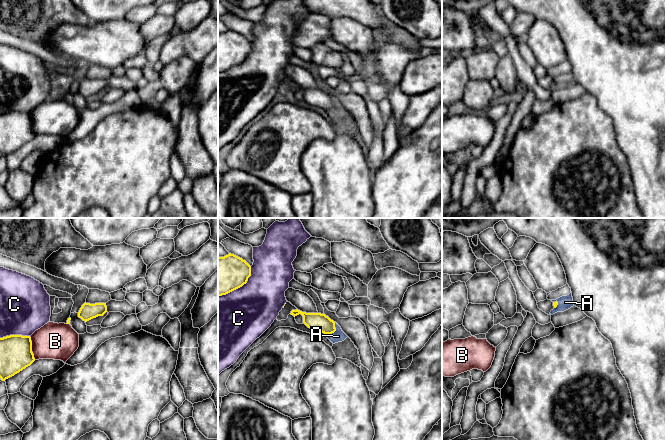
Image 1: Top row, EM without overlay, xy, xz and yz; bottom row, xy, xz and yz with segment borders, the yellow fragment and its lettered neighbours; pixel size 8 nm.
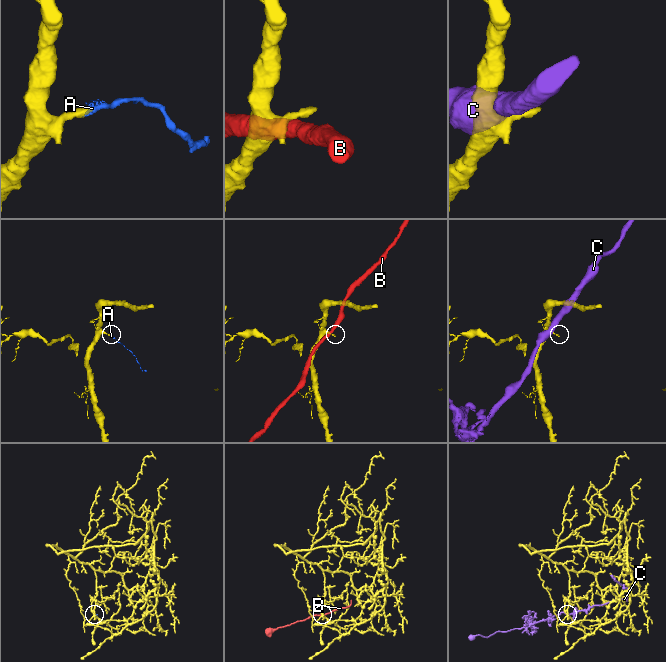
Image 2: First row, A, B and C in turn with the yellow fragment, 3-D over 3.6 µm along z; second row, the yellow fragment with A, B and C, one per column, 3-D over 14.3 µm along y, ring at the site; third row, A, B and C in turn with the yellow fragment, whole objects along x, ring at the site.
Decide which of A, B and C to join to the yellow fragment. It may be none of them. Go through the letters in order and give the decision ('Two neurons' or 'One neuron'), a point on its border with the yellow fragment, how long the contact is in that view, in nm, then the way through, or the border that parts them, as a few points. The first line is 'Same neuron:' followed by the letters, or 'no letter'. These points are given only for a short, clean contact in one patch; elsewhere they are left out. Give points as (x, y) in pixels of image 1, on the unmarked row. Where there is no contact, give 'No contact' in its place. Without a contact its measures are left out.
Same neuron: A
A: One neuron. Touches yellow at xz (334, 107). Shared border 130 nm. Path across: xz (320, 98), (334, 107), (338, 112)
B: Two neurons. Touches yellow at xy (31, 124). Shared border 200 nm
C: Two neurons. Touches yellow at xz (240, 62). Shared border 360 nm

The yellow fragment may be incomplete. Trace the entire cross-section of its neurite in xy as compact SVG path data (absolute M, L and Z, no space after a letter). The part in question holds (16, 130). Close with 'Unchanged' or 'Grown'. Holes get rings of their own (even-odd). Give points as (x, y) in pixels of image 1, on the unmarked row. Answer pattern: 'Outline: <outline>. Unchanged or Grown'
Outline: M10 111L0 114L0 154L2 157L19 149L34 137L30 112Z. Unchanged

